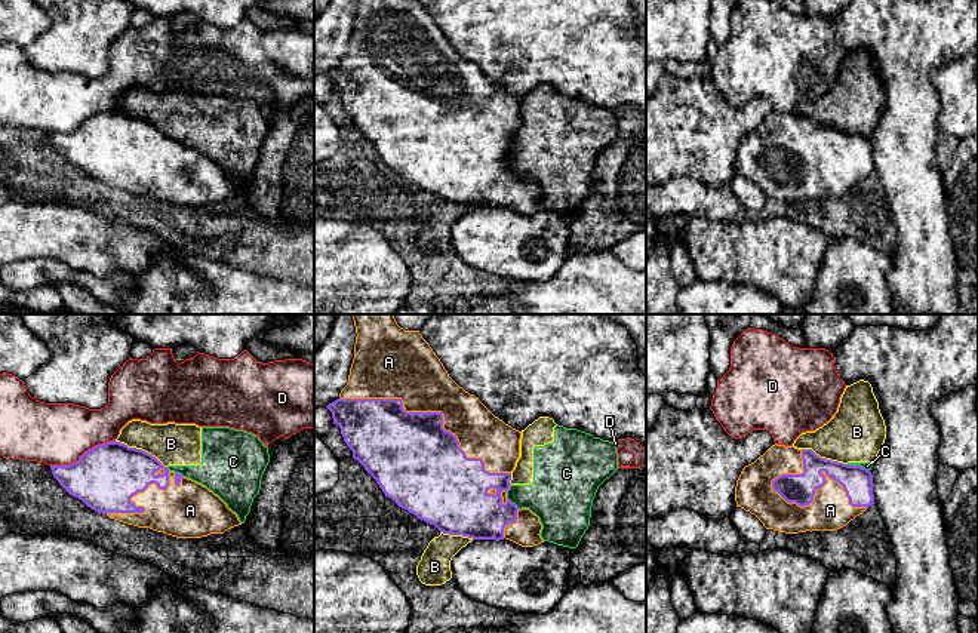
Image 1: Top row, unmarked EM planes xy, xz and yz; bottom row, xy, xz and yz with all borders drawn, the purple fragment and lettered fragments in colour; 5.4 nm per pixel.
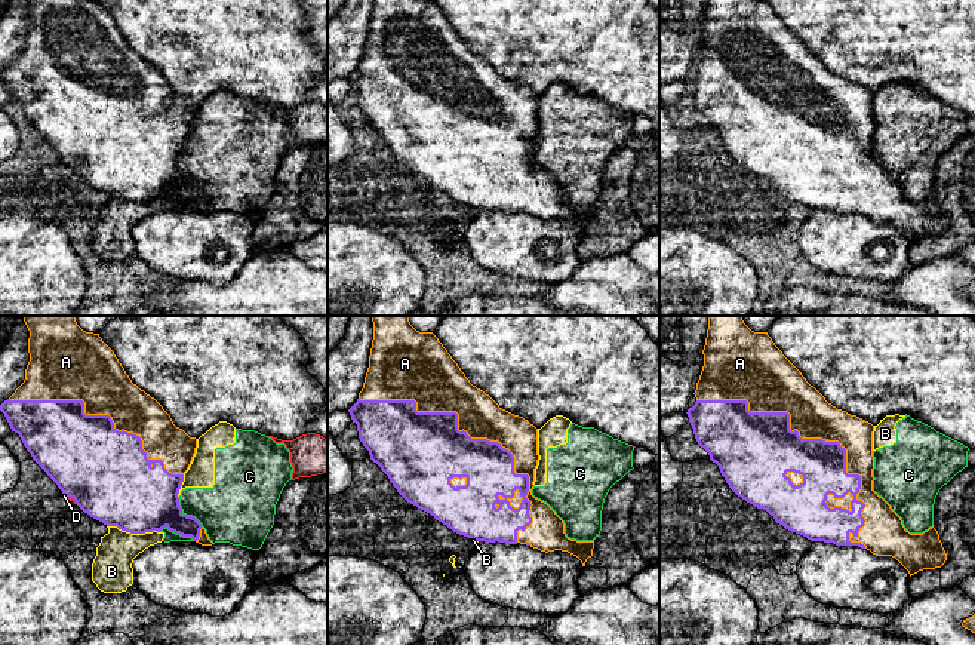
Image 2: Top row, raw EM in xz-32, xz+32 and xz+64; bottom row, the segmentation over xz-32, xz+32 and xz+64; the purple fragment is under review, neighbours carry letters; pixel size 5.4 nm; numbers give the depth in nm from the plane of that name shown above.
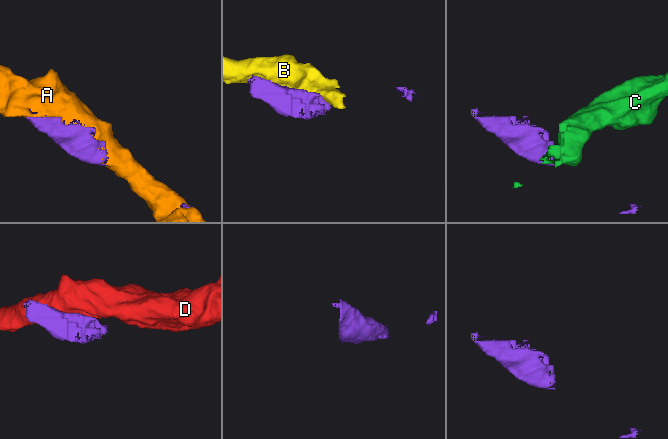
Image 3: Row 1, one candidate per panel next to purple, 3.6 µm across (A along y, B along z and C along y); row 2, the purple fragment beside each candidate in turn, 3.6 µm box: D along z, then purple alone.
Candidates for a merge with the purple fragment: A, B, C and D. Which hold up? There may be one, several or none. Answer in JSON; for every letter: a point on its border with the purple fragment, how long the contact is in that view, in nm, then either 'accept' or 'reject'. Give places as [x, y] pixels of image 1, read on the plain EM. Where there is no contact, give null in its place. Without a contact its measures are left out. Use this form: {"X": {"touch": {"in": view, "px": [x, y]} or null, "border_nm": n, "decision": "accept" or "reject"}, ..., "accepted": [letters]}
{"A": {"touch": {"in": "xz", "px": [436, 80]}, "border_nm": 1000, "decision": "accept"}, "B": {"touch": {"in": "xy", "px": [141, 117]}, "border_nm": 320, "decision": "reject"}, "C": {"touch": {"in": "xz", "px": [514, 172]}, "border_nm": 100, "decision": "reject"}, "D": {"touch": {"in": "xy", "px": [82, 123]}, "border_nm": 380, "decision": "reject"}, "accepted": ["A"]}

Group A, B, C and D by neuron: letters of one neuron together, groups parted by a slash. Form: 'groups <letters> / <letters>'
groups A / B C / D

